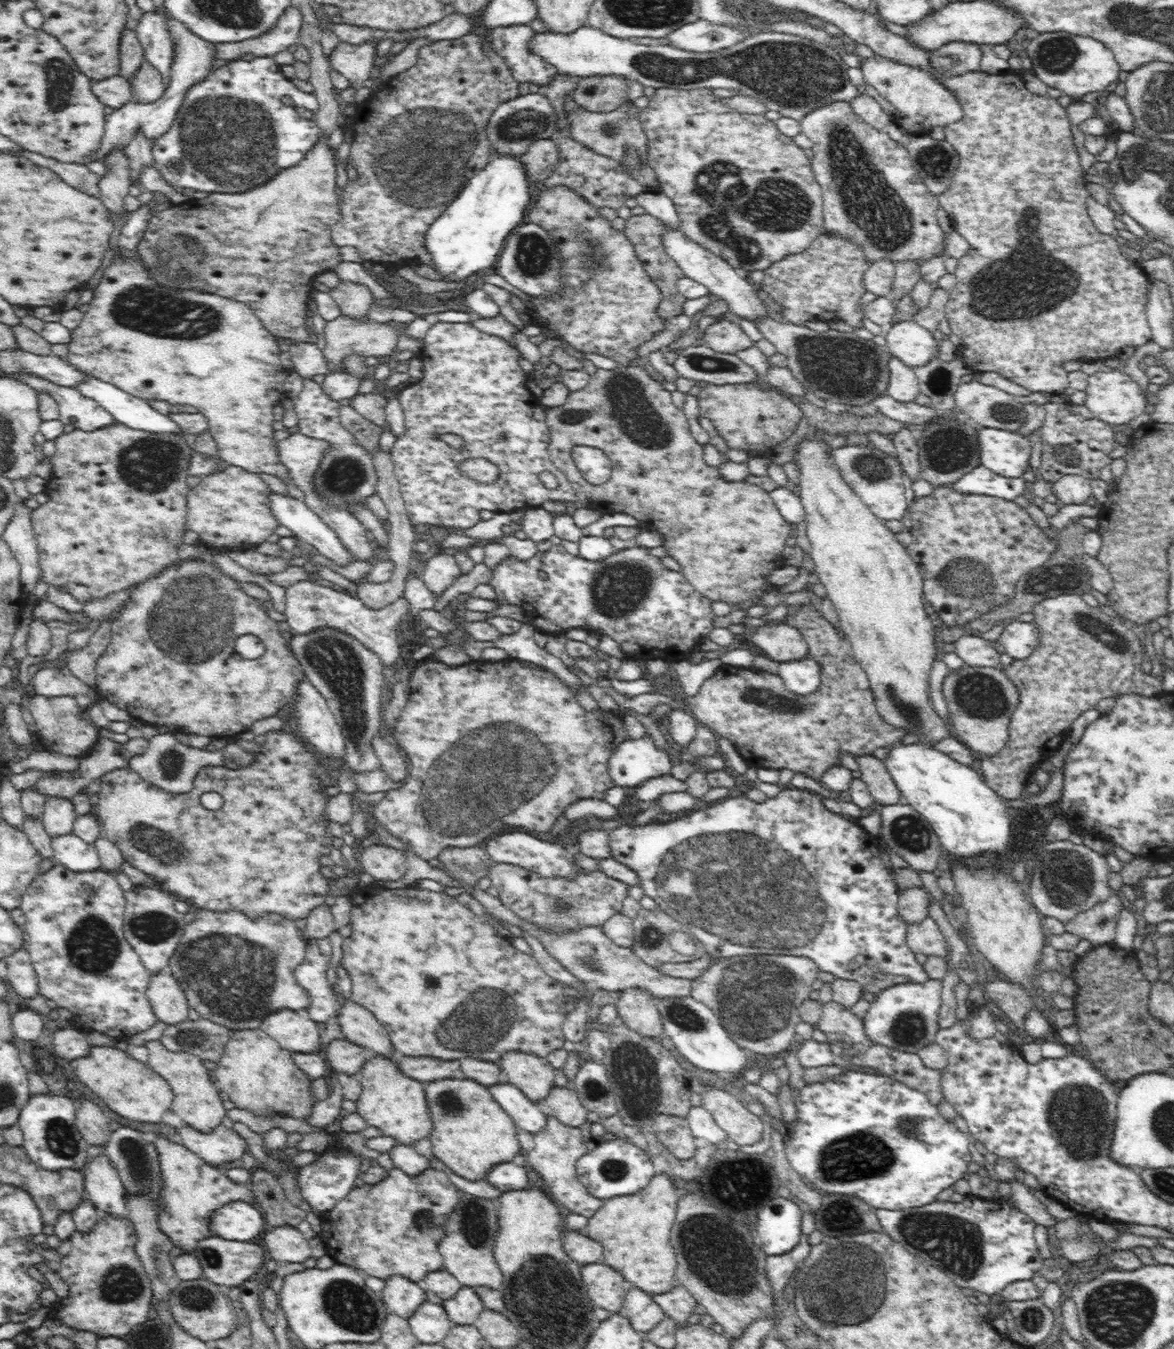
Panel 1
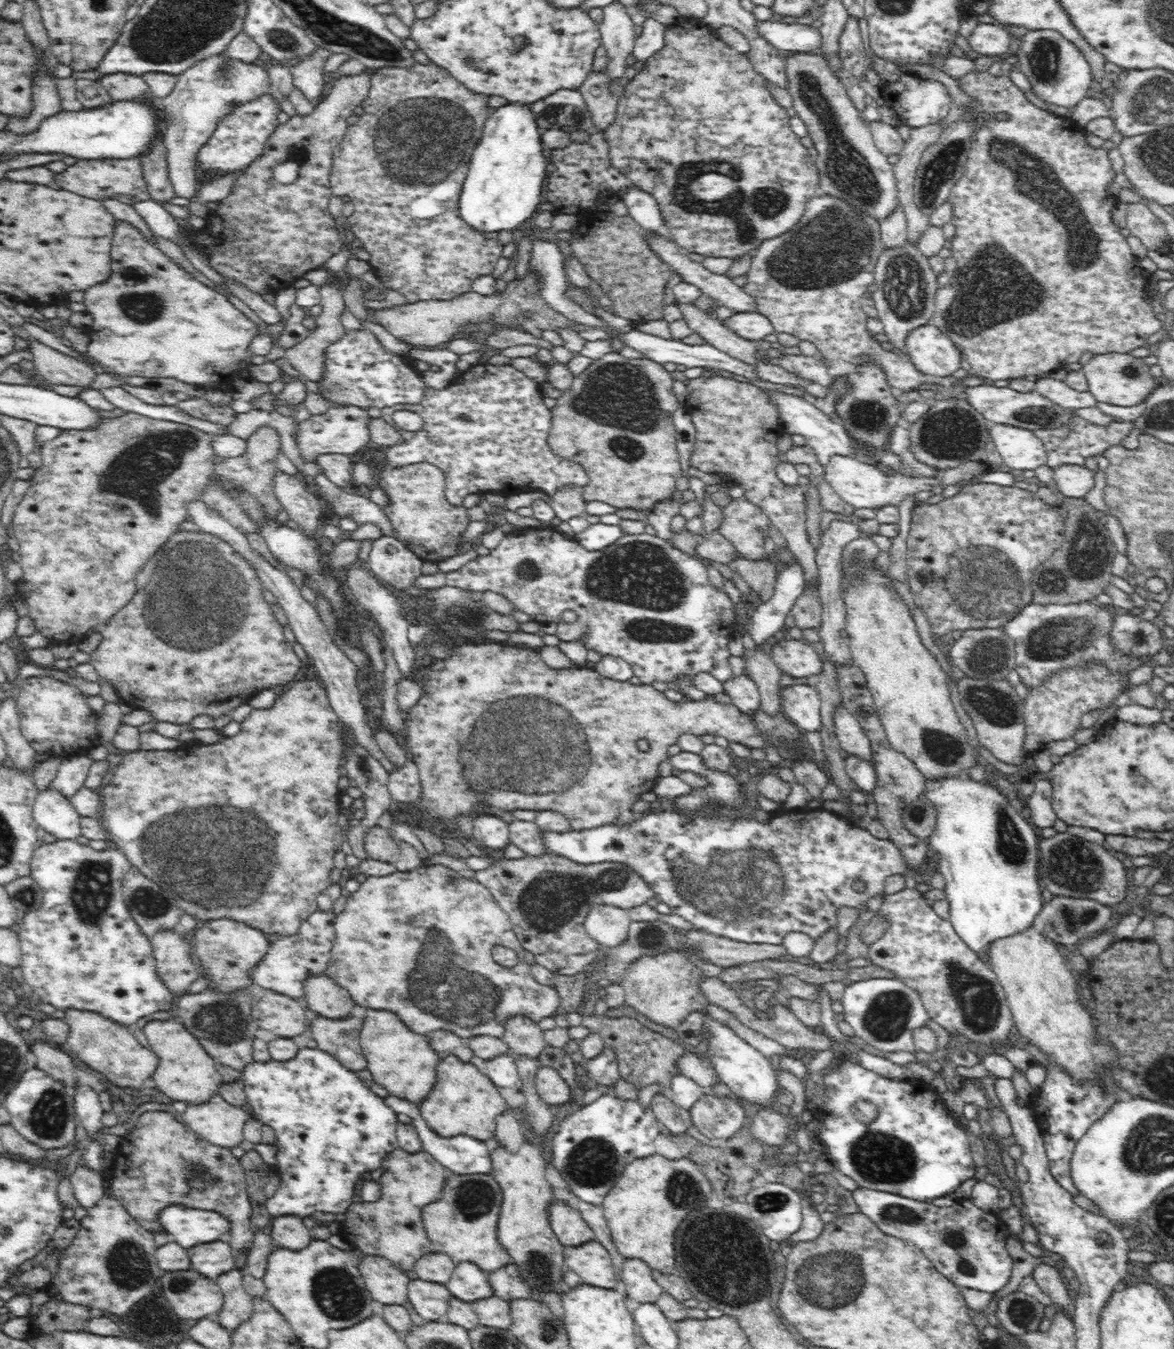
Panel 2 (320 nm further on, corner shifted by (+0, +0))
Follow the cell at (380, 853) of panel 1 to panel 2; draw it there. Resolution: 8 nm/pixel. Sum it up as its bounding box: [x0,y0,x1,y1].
[364,825,402,863]

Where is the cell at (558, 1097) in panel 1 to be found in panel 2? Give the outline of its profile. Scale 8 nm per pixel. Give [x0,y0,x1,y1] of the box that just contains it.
[534,1067,573,1105]

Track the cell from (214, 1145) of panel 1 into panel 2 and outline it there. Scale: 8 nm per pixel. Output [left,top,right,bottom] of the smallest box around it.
[182,1093,251,1149]

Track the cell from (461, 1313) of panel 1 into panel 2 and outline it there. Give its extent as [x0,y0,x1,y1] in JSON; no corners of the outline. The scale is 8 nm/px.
[445,1263,494,1303]

